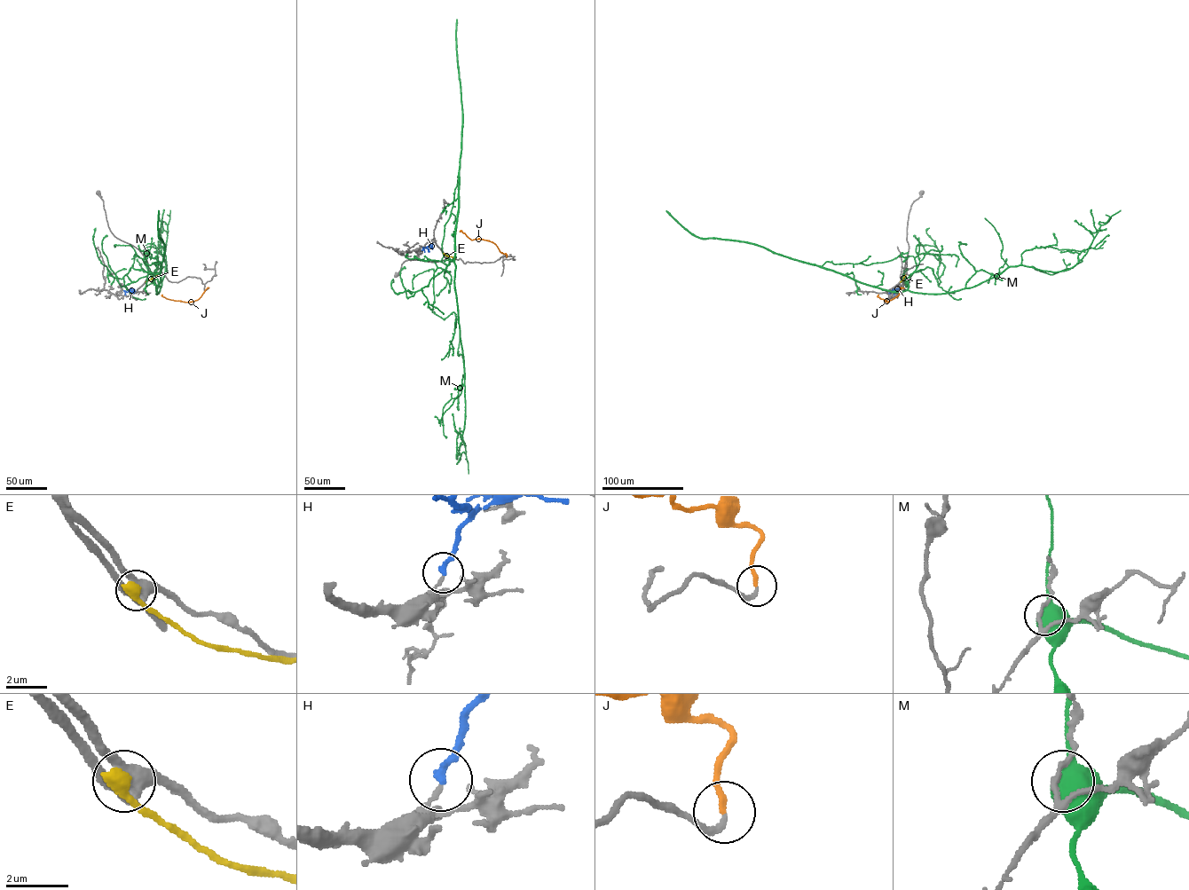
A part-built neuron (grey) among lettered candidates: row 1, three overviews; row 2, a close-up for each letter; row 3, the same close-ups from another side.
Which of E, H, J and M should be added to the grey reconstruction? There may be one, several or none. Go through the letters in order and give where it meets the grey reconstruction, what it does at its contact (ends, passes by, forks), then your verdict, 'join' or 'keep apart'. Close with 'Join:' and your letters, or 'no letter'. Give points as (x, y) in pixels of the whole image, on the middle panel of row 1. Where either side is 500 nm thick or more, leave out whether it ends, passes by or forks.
E: meets grey at (444, 254); keep apart
H: meets grey at (423, 247); it ends there; join
J: meets grey at (507, 256); it ends there; join
M: meets grey at (405, 256); keep apart
Join: H, J

